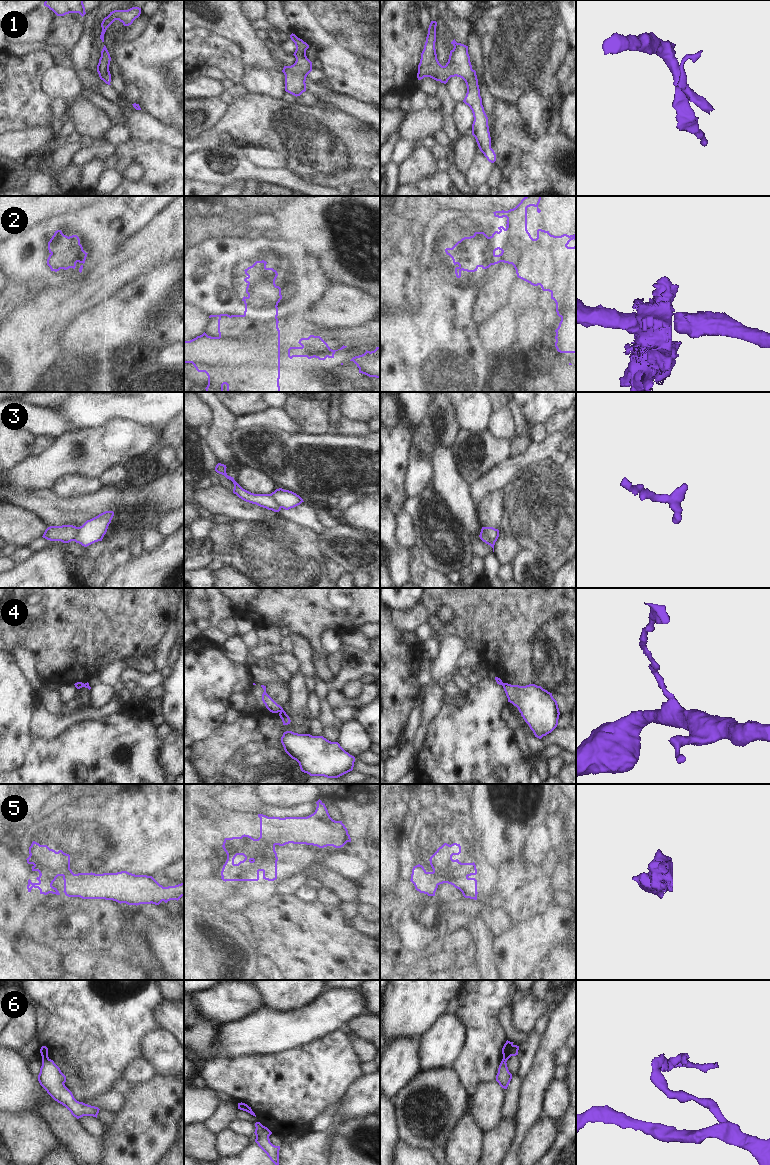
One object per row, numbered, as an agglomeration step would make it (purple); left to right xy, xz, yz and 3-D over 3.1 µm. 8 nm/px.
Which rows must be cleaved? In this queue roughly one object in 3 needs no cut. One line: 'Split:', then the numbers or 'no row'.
Split: 2, 3, 4, 5, 6

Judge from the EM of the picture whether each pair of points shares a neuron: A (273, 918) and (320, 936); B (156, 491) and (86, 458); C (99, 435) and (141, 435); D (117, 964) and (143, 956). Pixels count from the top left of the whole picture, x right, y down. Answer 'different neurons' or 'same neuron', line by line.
A: same neuron
B: different neurons
C: same neuron
D: different neurons

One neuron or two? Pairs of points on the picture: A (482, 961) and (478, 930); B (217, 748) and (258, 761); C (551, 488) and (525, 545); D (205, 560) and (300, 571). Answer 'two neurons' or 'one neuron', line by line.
A: one neuron
B: one neuron
C: one neuron
D: one neuron

